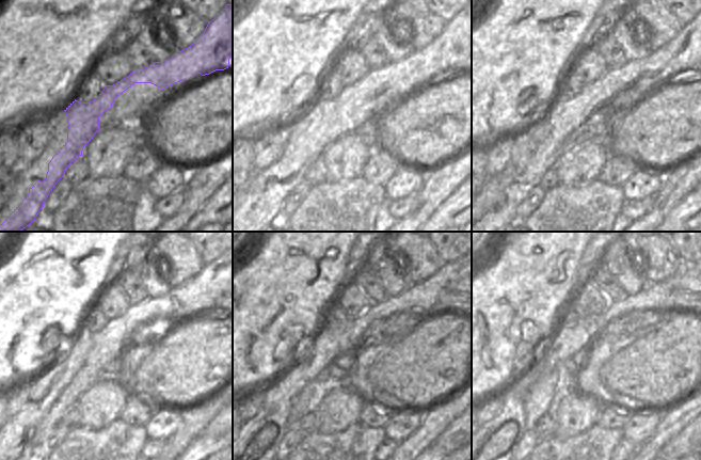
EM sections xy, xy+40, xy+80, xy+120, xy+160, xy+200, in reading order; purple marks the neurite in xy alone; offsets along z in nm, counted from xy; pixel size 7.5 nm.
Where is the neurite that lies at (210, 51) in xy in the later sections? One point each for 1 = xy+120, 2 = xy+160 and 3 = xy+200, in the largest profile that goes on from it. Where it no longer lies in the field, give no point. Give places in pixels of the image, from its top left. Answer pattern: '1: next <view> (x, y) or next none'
1: next xy+120 (200, 294)
2: next xy+160 (423, 298)
3: next xy+200 (653, 297)

